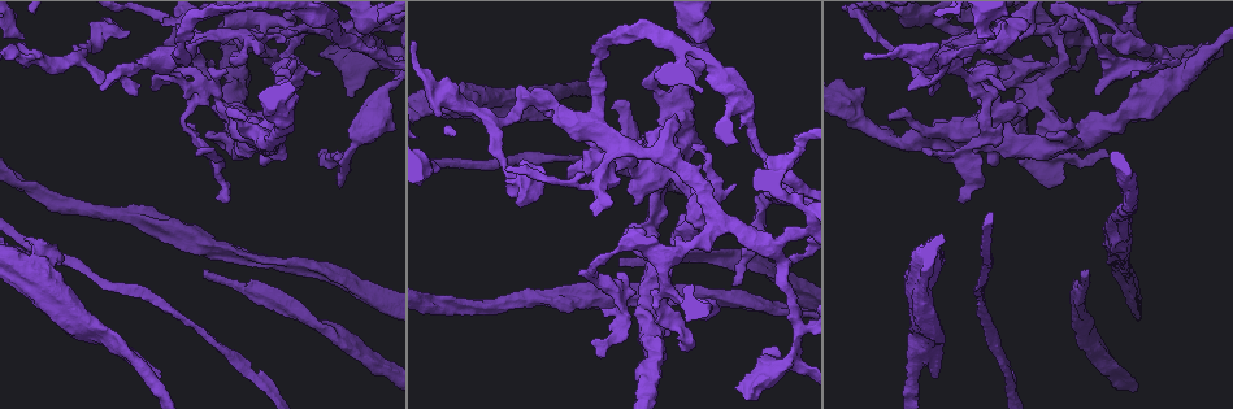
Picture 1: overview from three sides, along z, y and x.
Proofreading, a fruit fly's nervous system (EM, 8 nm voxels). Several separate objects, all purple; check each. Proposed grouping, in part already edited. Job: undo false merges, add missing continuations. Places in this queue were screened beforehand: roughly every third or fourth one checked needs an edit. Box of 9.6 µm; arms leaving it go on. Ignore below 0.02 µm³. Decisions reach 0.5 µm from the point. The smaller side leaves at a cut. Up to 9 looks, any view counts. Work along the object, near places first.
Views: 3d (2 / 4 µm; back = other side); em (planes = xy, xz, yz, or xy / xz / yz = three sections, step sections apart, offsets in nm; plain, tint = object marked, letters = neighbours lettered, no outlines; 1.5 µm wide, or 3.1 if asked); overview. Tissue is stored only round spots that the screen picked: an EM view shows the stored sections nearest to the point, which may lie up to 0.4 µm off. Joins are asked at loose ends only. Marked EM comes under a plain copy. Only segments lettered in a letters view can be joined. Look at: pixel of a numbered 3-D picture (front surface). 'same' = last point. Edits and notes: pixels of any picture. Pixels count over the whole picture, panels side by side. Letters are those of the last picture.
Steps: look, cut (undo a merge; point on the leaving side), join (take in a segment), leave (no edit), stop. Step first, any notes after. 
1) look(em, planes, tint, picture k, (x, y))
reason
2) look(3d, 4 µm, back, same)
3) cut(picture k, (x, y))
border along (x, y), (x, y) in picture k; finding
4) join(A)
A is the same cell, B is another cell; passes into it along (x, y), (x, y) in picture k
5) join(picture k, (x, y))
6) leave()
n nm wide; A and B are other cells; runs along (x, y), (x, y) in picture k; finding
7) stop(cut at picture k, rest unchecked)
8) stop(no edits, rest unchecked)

look(em, yz, step 8, tint, picture 1, (736, 389))
stops while still wide

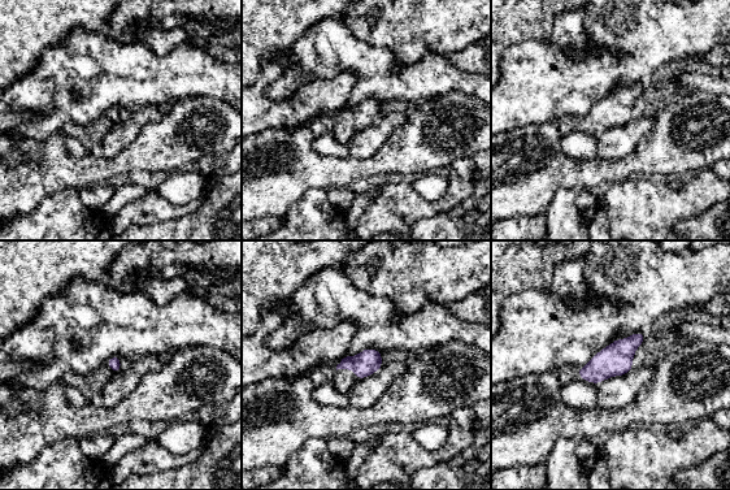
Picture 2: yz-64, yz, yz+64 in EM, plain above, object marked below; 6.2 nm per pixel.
look(em, planes, letters, same)
cut it another way

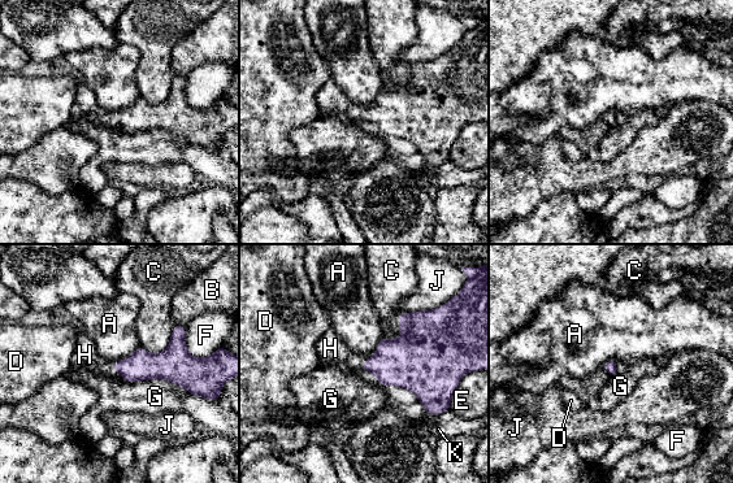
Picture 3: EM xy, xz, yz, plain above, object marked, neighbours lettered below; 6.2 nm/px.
join(picture 3, (330, 348))
H is the same cell, A, B, C, D, E, F, G, J and K are other cells; passes into it along (406, 361), (365, 360), (330, 348) in picture 3; it goes on there

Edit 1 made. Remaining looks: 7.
look(3d, 4 µm, picture 1, (351, 148))
thick turns thin

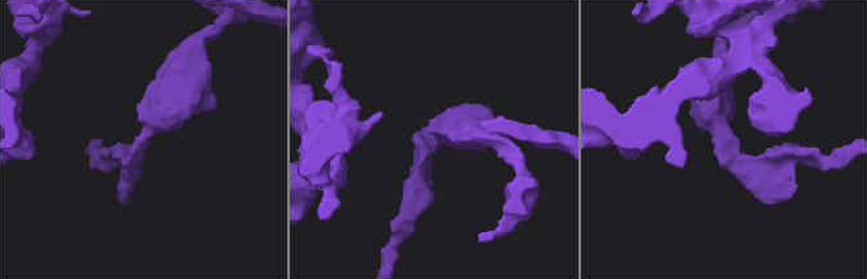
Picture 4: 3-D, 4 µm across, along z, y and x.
look(em, planes, letters, picture 4, (146, 133))
now the EM

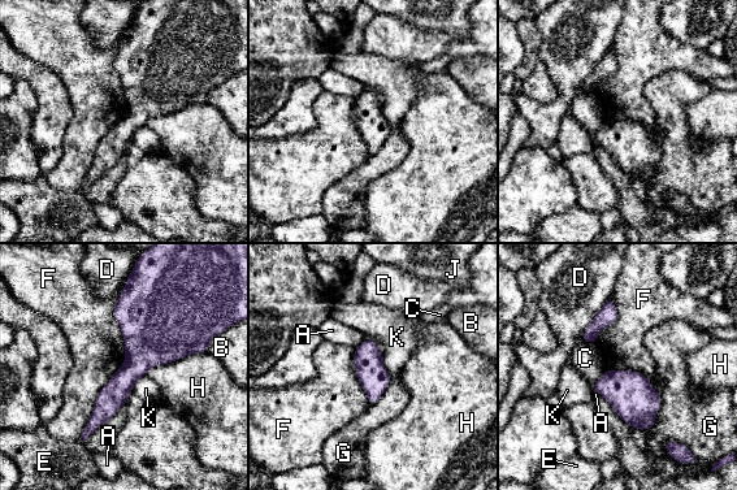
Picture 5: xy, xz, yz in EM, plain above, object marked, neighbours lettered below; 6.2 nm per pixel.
leave()
A, B, C, D, E, F, G, H, J and K are other cells; arms of 260, 460 nm; all the same neuron

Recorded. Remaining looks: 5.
look(em, yz, step 4, tint, picture 1, (985, 87))

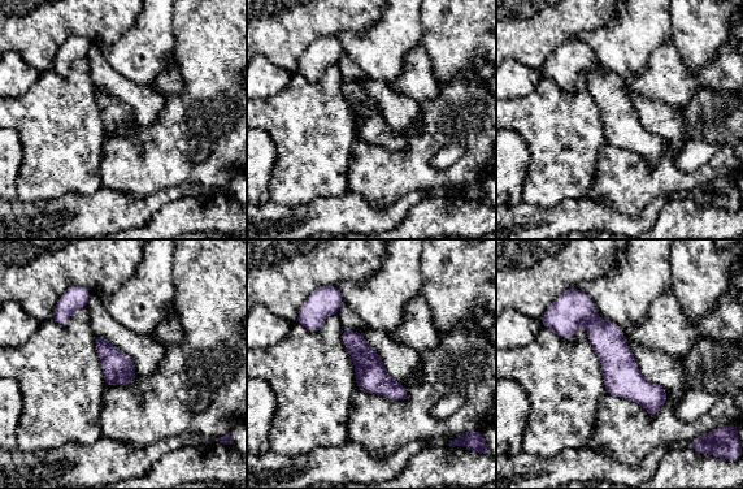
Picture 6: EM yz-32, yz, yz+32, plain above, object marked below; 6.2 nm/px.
look(em, planes, letters, same)

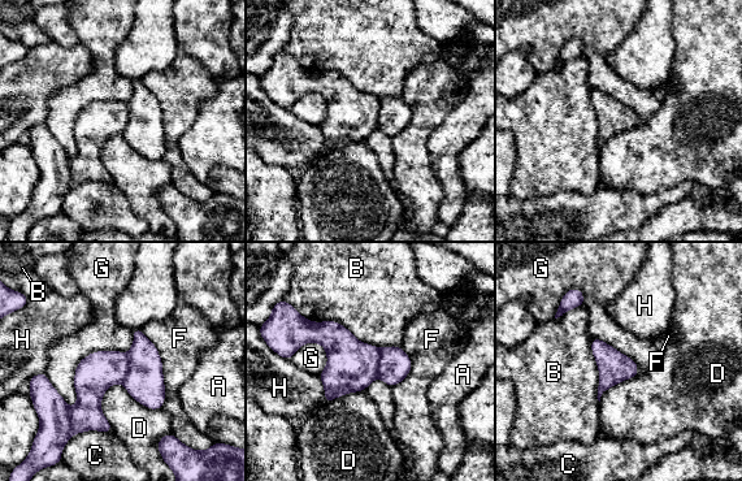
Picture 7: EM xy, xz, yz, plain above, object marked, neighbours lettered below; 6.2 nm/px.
cut(picture 7, (144, 382))
A, B, C, D, F, G and H are other cells; border along (127, 354), (127, 375), (121, 382) in picture 7; a second neuron is stuck on

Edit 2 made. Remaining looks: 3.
look(3d, 4 µm, picture 1, (784, 262))
thick turns thin

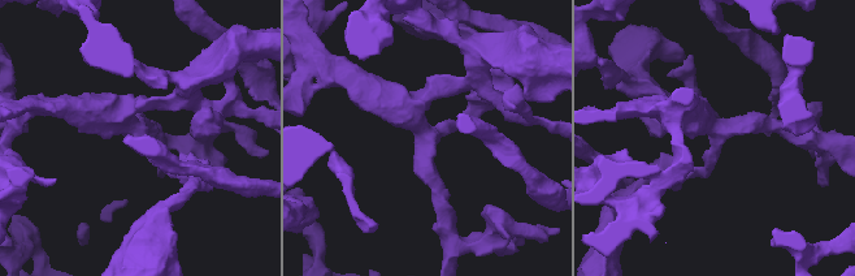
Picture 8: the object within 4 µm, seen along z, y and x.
look(em, xy, step 4, tint, picture 8, (137, 130))
now the EM

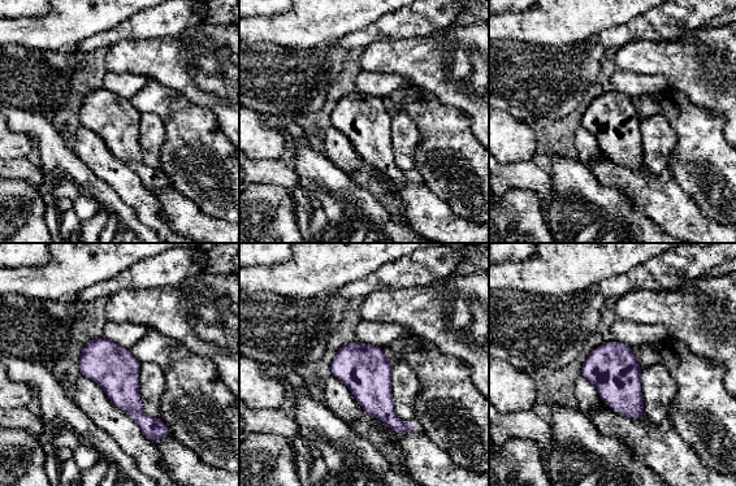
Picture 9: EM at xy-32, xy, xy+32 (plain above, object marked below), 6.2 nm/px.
look(em, xz, step 4, letters, same)

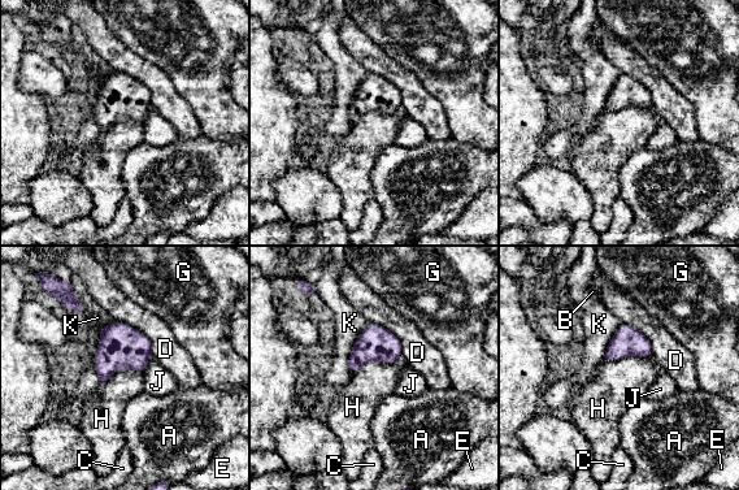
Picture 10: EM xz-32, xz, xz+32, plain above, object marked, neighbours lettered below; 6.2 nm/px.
leave()
A, B, C, D, E, G, H, J and K are other cells; border along (400, 359), (366, 361), (351, 373) in picture 10; continuous, no second neuron

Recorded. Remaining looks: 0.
stop(join at picture 3, cut at picture 7, rest unchecked)

